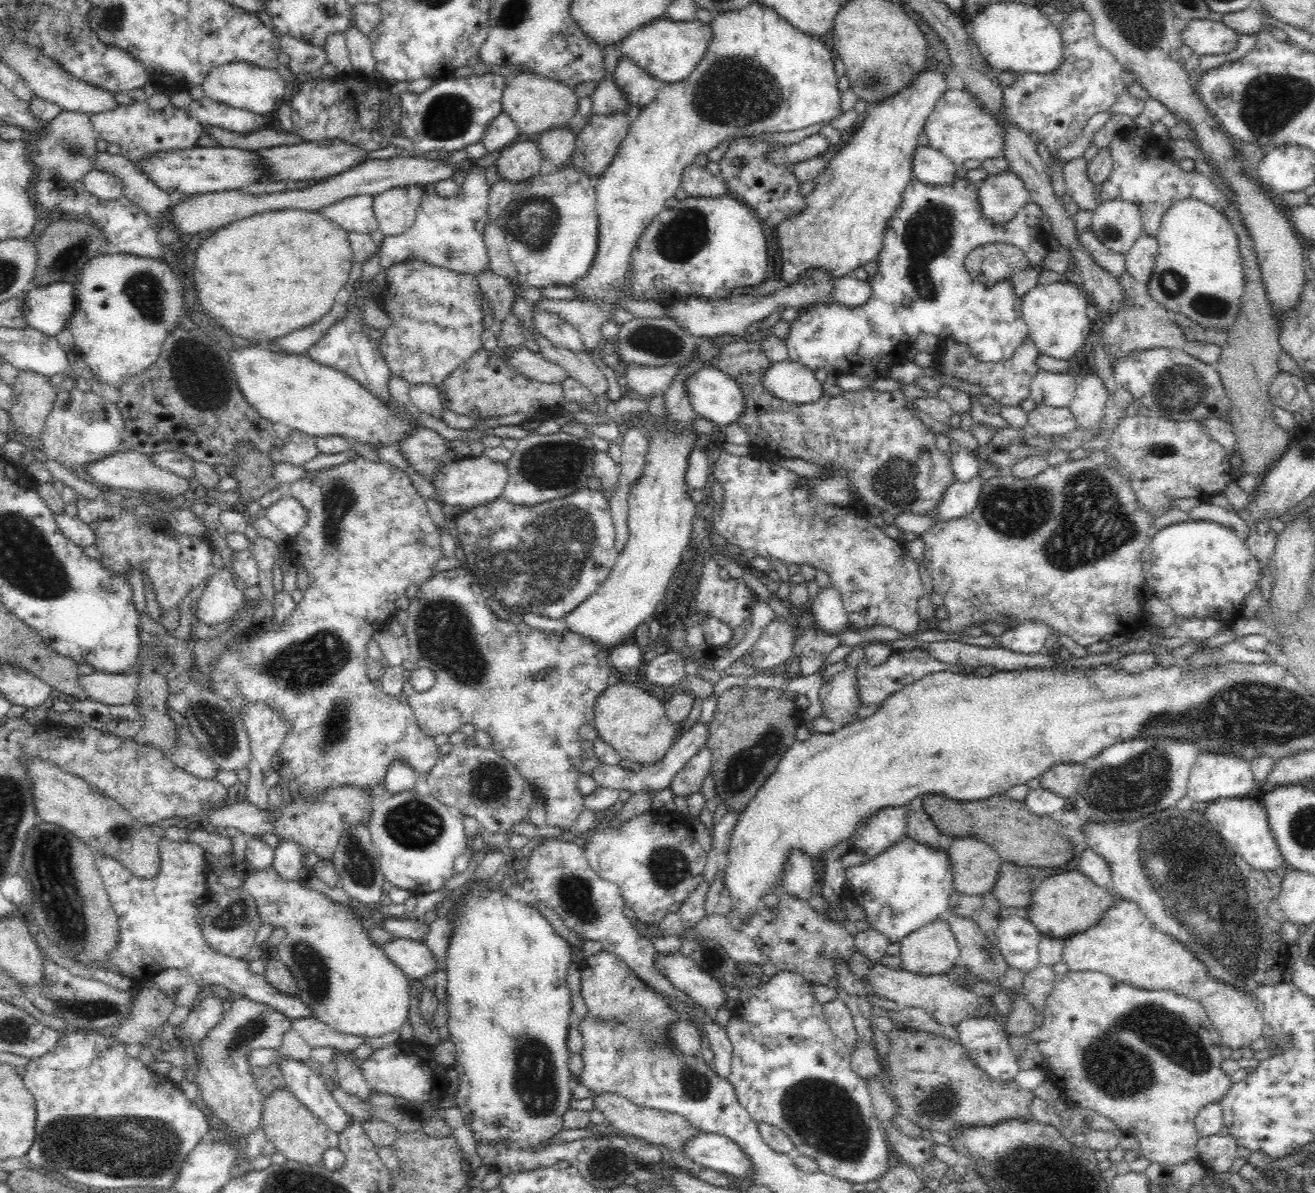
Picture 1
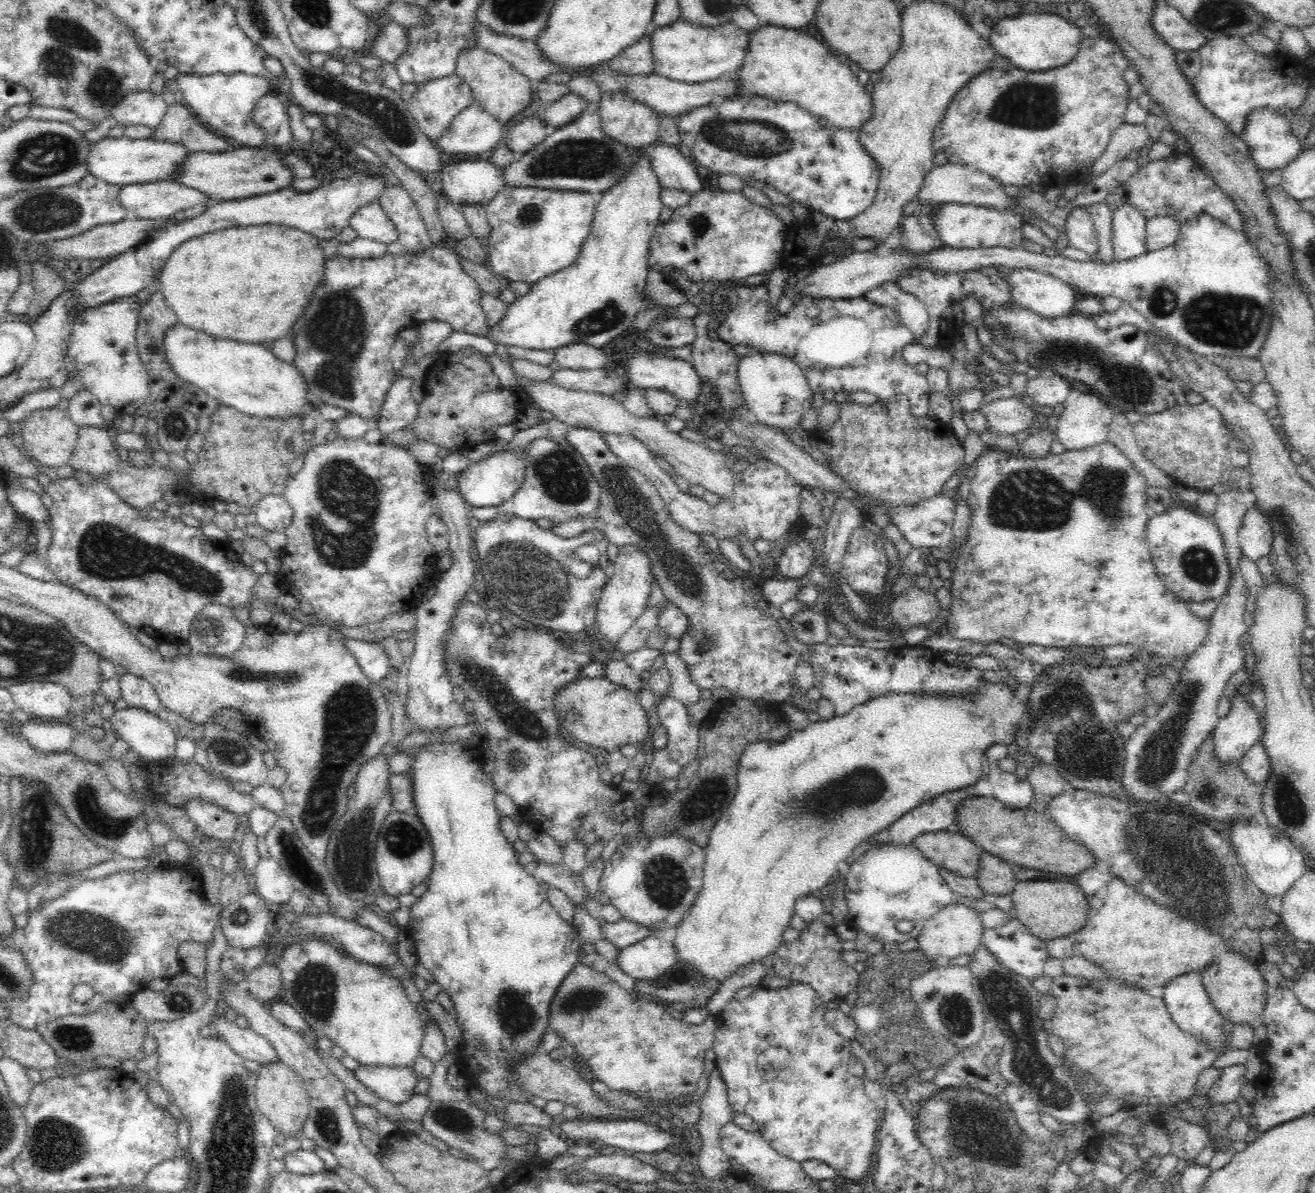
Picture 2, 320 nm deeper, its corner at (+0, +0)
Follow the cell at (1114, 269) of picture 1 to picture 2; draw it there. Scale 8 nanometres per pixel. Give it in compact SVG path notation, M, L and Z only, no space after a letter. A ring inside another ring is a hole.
M1089 205L1074 207L1066 218L1063 231L1069 247L1084 250L1090 255L1098 250L1095 226L1089 211Z

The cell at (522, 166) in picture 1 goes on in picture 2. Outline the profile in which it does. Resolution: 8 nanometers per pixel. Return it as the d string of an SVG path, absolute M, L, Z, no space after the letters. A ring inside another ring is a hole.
M524 118L515 126L506 126L504 142L514 154L522 156L549 136L549 129L540 118Z

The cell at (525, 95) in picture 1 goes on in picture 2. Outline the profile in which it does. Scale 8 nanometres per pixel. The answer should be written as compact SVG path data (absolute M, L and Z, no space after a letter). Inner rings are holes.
M466 46L456 56L454 74L470 86L475 102L478 102L488 114L500 123L507 125L510 119L529 106L534 91L534 83L527 76L506 62L479 46Z

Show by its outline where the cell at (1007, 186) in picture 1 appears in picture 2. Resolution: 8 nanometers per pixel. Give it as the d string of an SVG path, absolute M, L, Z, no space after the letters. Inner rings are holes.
M941 203L934 205L933 228L944 246L952 248L989 248L1000 246L1016 249L1023 239L1024 221L1012 209L996 210L988 207L958 203Z

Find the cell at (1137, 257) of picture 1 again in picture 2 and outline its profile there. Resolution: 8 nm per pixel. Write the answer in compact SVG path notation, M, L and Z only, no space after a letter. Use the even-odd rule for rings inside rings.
M1164 214L1147 219L1147 249L1150 251L1173 246L1180 238L1180 226L1181 223L1170 215Z

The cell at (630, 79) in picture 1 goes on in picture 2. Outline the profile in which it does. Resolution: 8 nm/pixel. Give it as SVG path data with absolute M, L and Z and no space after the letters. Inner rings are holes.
M651 30L636 44L627 46L618 56L607 61L608 66L618 74L648 75L654 73L654 59L651 45Z

